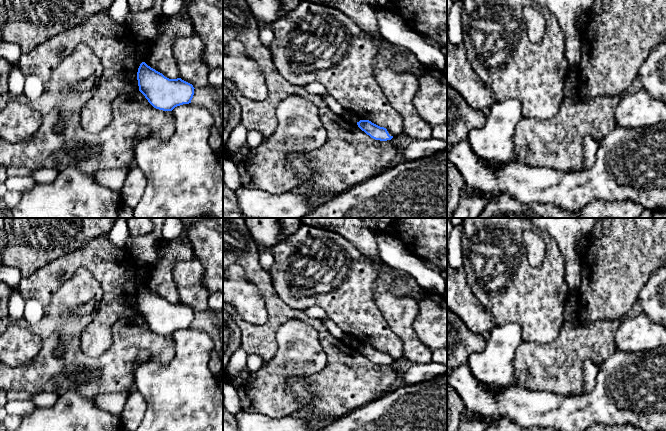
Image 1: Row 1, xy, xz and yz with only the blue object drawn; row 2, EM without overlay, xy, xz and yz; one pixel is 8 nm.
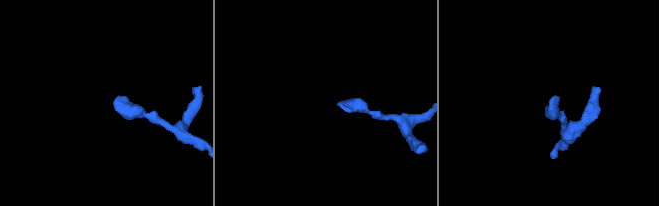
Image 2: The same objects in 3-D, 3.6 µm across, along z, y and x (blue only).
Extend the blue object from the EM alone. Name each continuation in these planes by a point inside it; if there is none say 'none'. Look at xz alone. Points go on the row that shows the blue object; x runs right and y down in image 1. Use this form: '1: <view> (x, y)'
none

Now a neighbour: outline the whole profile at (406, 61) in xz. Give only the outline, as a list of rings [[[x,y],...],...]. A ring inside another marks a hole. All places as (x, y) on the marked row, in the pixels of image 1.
[[[404,51],[395,54],[389,61],[390,65],[397,72],[410,72],[417,76],[418,80],[430,69],[431,67],[421,63],[418,58],[410,51]]]

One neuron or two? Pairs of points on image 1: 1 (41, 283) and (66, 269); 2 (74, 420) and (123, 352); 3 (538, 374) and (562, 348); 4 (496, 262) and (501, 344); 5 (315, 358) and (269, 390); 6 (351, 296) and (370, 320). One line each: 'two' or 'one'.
1: one
2: two
3: one
4: two
5: one
6: one

